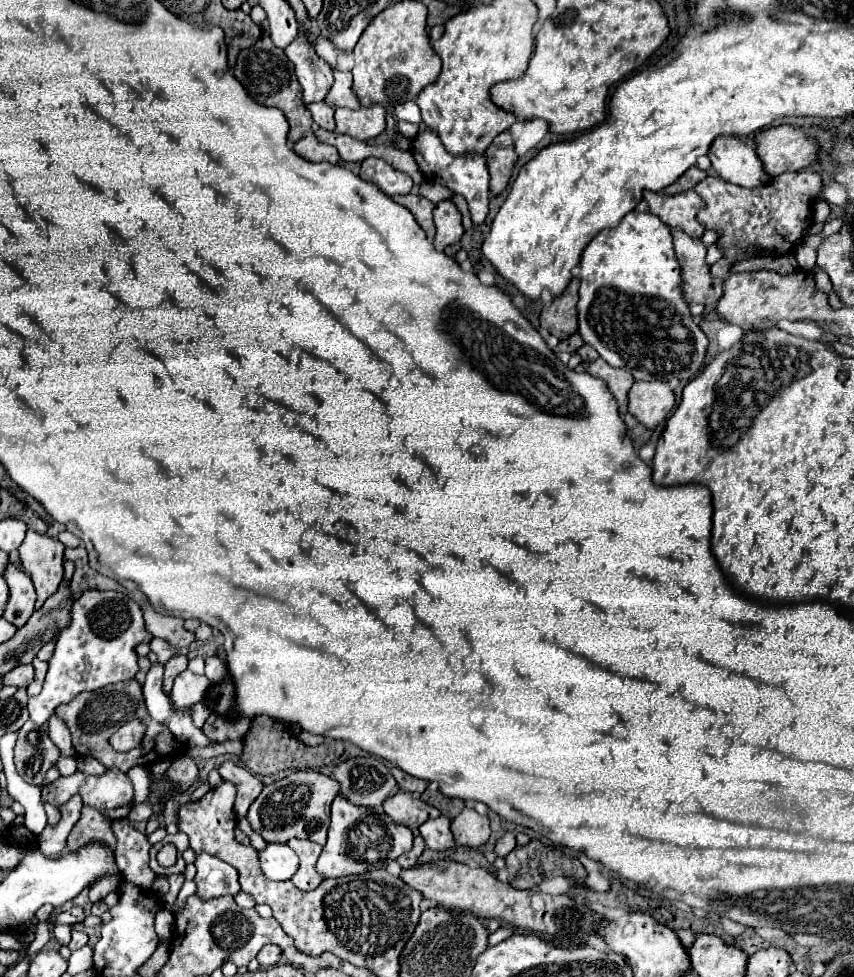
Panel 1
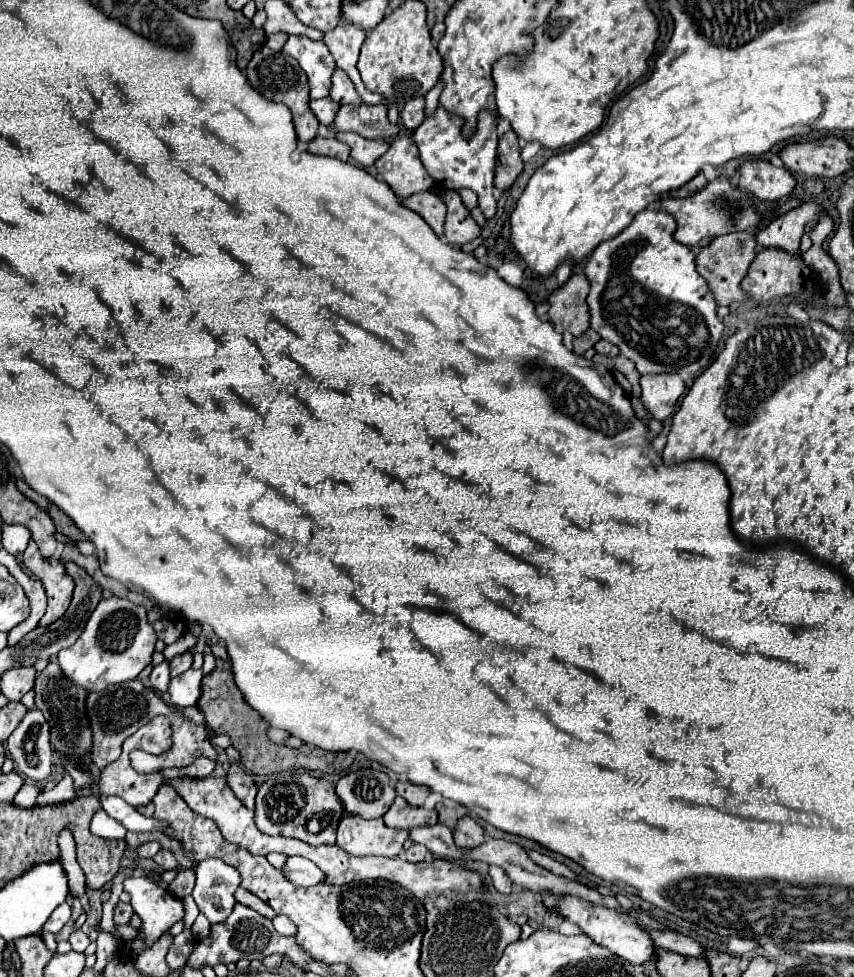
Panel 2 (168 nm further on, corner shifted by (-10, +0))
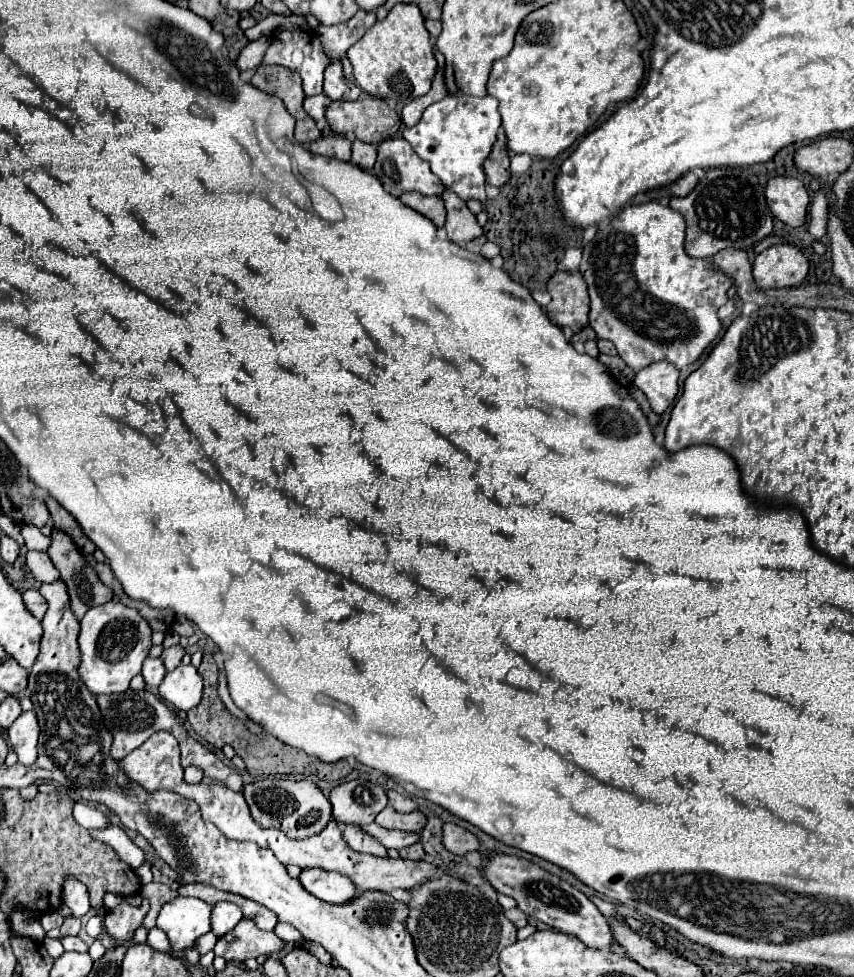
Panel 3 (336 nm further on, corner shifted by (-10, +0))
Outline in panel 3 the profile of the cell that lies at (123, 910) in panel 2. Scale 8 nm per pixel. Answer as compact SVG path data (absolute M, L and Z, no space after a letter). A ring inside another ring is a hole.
M143 899L138 907L130 905L128 901L118 903L116 907L108 909L104 915L104 927L106 933L116 939L118 943L128 943L134 935L134 931L142 925L150 905L146 899Z

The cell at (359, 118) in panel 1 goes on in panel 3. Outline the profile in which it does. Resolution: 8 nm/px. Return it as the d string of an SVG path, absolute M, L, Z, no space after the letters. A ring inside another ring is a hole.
M384 99L332 101L326 109L328 125L338 135L352 135L364 143L380 143L400 129L398 113Z

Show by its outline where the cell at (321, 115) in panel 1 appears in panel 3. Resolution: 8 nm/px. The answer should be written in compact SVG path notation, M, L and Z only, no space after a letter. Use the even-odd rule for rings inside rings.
M314 95L314 97L306 97L304 99L304 111L312 117L312 119L322 119L324 117L324 111L326 107L330 105L332 101L326 97L326 95Z

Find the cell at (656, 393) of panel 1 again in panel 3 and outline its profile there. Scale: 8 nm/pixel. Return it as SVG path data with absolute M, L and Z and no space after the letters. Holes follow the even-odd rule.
M666 361L650 363L634 375L634 385L644 391L656 413L664 413L678 393L678 369Z

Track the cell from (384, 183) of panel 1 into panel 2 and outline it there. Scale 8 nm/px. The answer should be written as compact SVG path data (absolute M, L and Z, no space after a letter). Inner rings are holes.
M410 135L398 137L390 145L388 153L376 161L376 171L400 199L428 191L434 183L418 159L418 147Z

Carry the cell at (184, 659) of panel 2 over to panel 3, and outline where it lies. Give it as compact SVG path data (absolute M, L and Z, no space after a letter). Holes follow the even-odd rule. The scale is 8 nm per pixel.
M174 645L174 647L164 649L160 657L162 657L162 661L164 661L164 667L166 667L168 671L172 671L174 667L178 667L178 665L180 665L182 655L184 655L184 649L182 649L180 645Z

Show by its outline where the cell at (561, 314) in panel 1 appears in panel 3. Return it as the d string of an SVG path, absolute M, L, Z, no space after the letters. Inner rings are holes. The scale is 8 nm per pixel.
M556 271L548 281L552 295L546 313L558 327L570 327L578 333L588 323L588 291L580 271Z

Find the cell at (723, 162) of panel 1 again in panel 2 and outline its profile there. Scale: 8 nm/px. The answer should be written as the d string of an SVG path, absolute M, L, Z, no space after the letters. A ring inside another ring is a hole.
M762 159L742 161L738 167L738 175L738 185L762 201L782 199L796 187L796 179L788 169L776 167L770 161Z

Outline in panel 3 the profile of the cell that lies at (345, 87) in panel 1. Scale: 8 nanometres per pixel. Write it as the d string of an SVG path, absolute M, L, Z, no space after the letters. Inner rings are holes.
M332 59L330 65L324 71L324 93L332 99L346 99L346 101L354 101L360 97L362 89L358 85L354 85L354 81L350 81L348 77L344 77L342 73L342 63Z

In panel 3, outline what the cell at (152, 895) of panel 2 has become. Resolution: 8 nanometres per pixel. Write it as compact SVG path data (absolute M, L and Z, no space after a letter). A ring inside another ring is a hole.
M176 897L160 909L156 925L168 935L174 951L184 951L210 931L210 915L212 905L194 897Z

